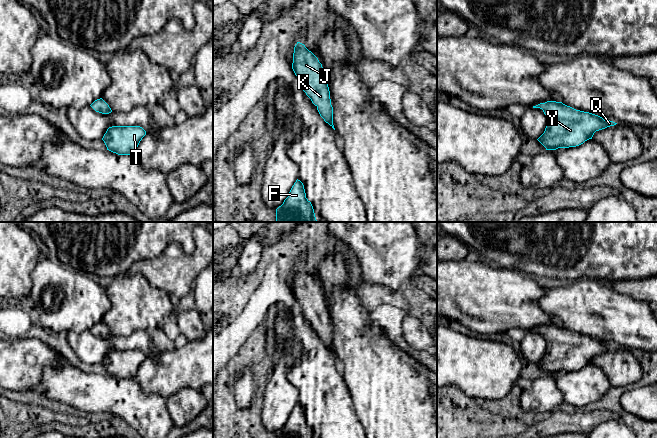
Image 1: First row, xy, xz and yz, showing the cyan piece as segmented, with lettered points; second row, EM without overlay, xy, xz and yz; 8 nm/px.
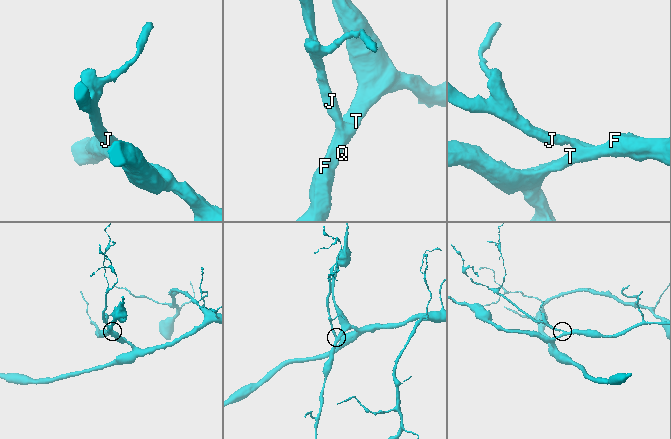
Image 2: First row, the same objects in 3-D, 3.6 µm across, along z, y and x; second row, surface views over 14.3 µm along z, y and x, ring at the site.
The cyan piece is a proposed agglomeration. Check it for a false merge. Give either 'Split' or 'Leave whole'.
Leave whole

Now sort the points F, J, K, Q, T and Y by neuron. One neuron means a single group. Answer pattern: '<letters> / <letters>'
F J K Q T Y

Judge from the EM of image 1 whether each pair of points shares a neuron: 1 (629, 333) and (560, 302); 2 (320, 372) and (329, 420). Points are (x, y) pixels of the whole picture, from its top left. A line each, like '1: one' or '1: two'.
1: one
2: one

